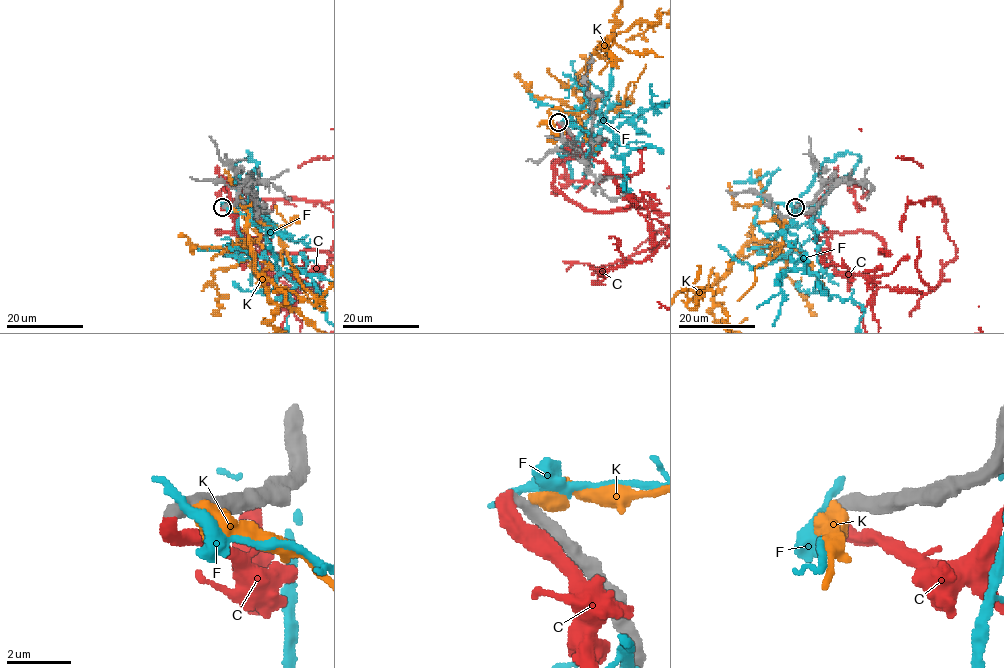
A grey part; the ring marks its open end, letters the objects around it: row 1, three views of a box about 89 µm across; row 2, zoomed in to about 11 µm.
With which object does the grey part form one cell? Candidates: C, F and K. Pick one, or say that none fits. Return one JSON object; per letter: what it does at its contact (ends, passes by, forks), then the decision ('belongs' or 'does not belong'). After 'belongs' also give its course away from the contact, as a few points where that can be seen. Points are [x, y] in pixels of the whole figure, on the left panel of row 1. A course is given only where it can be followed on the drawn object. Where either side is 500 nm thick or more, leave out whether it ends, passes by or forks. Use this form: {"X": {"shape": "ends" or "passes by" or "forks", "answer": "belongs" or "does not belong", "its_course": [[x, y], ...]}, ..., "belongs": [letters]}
{"C": {"shape": "ends", "answer": "belongs"}, "F": {"shape": "ends", "answer": "does not belong"}, "K": {"answer": "does not belong"}, "belongs": ["C"]}

